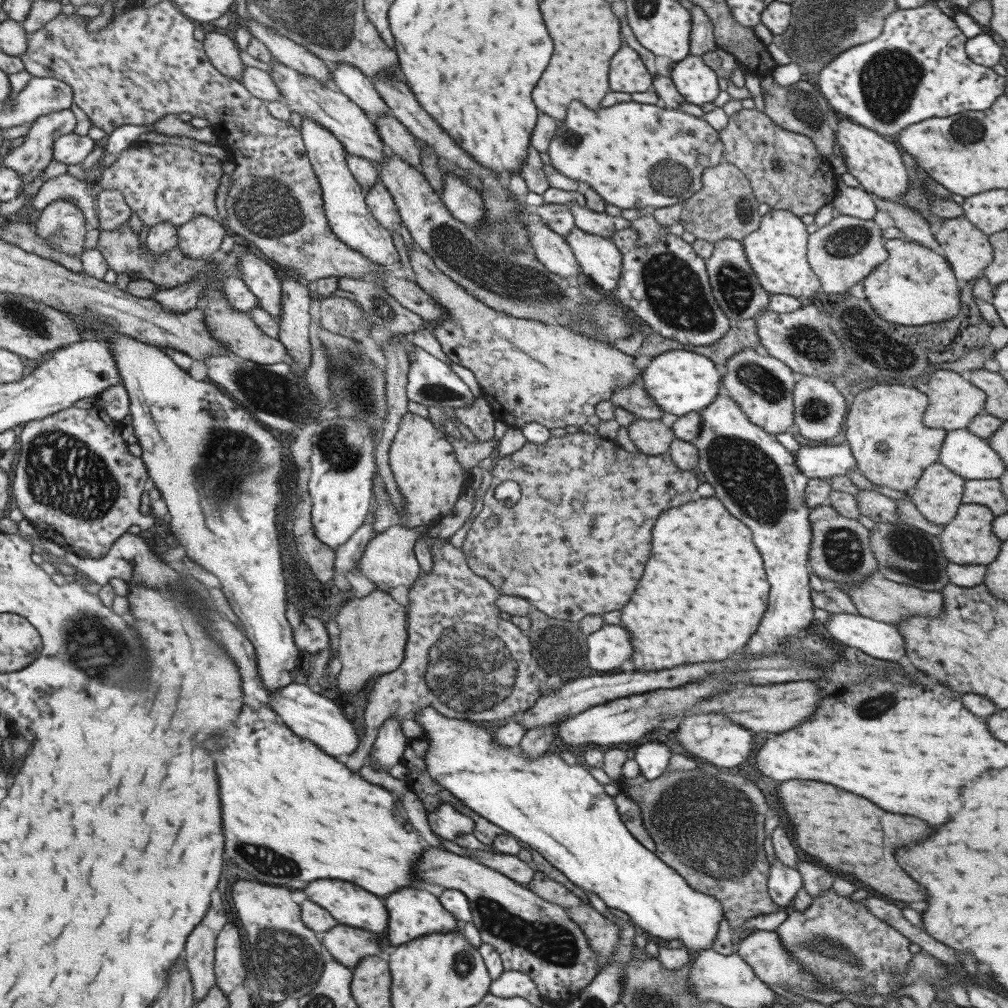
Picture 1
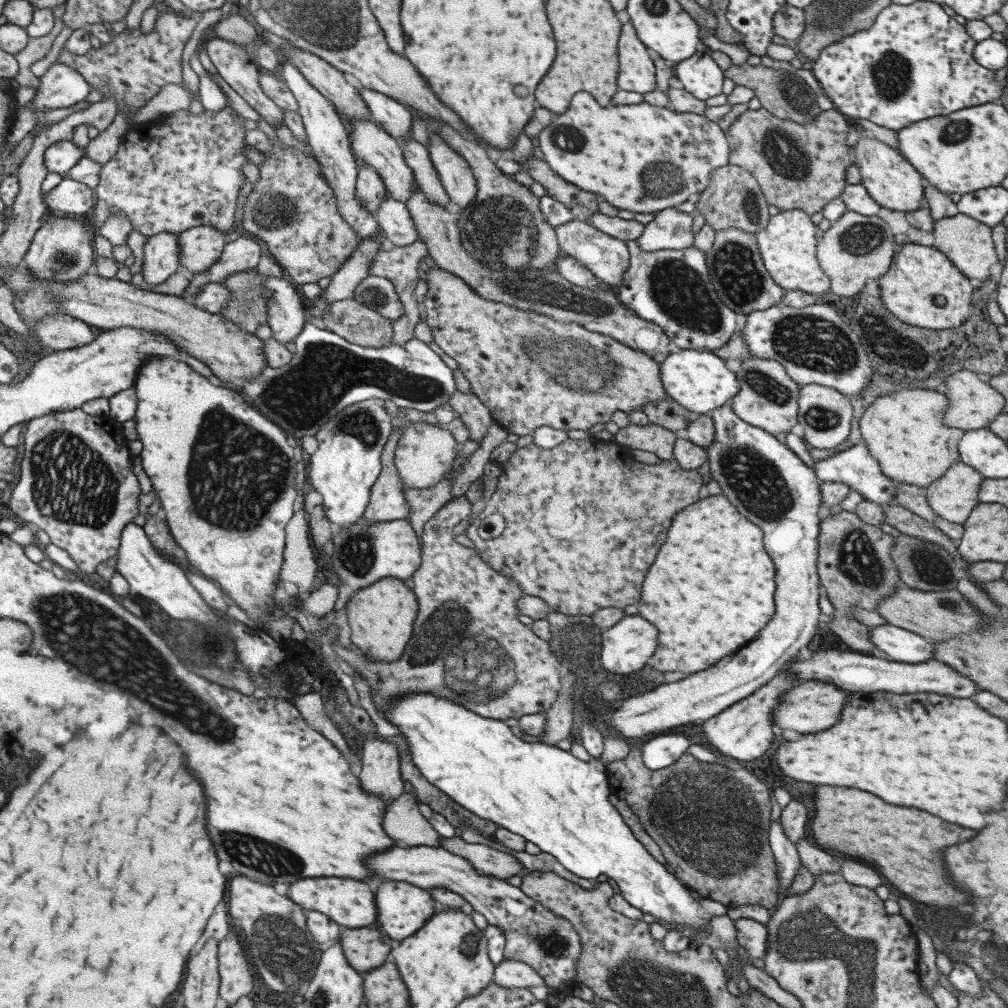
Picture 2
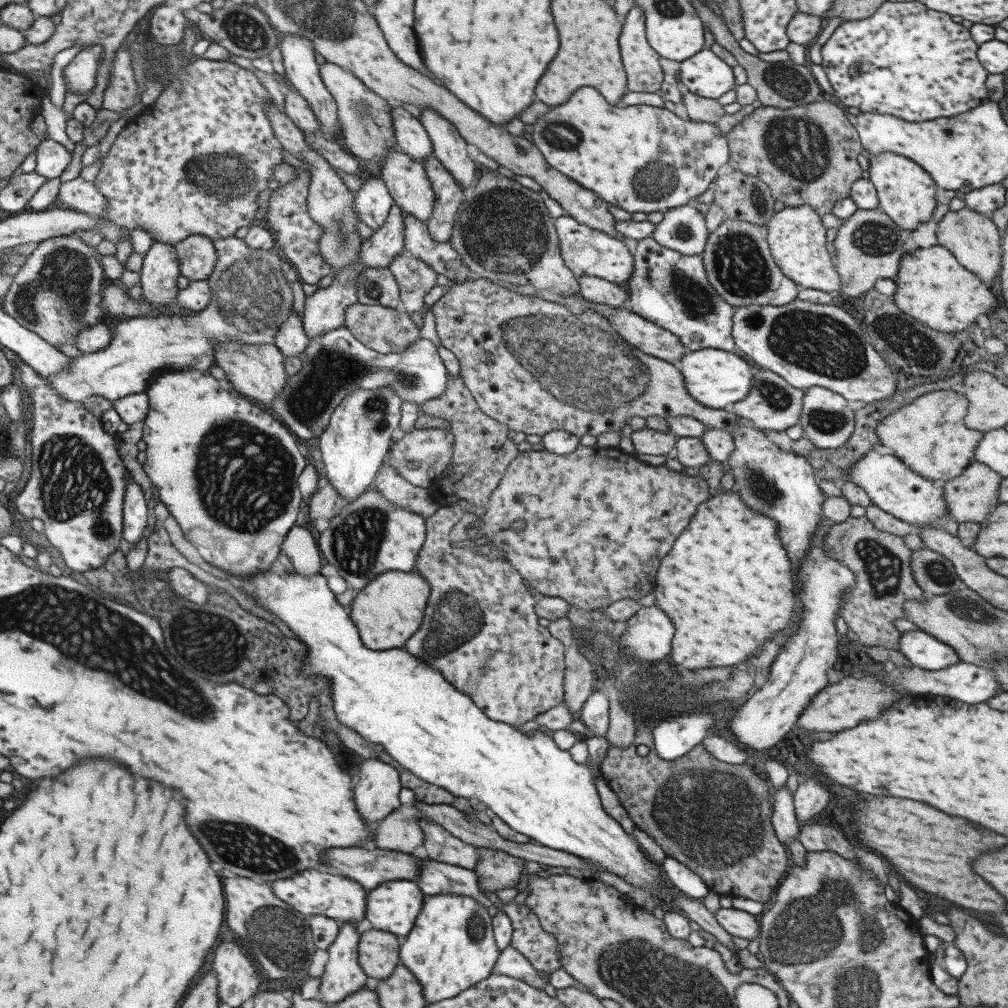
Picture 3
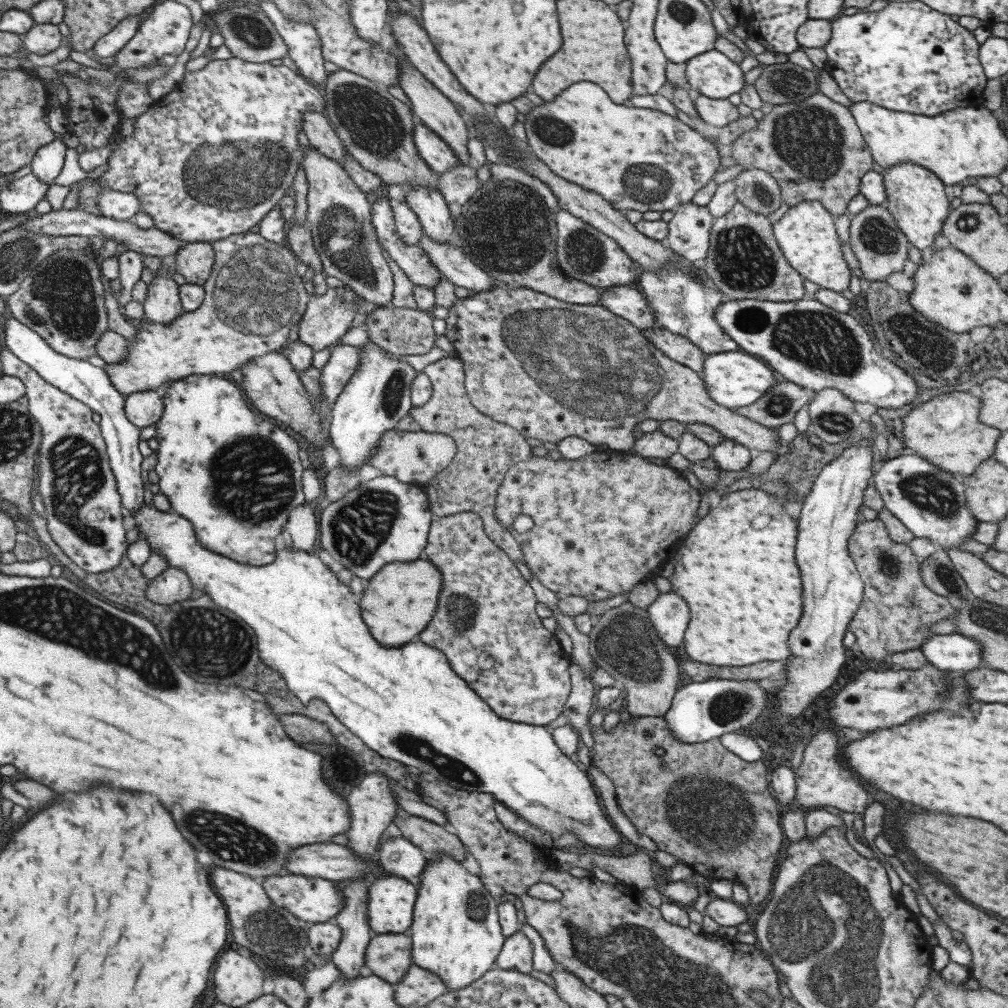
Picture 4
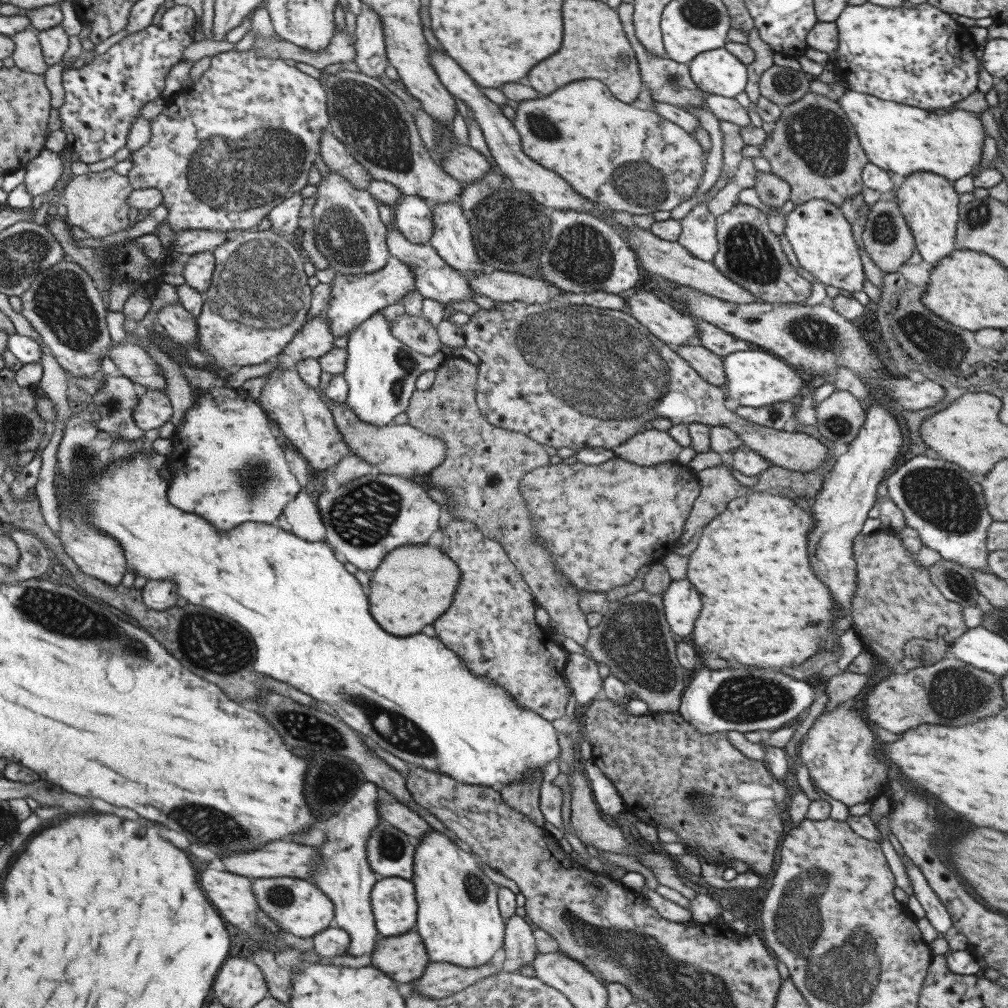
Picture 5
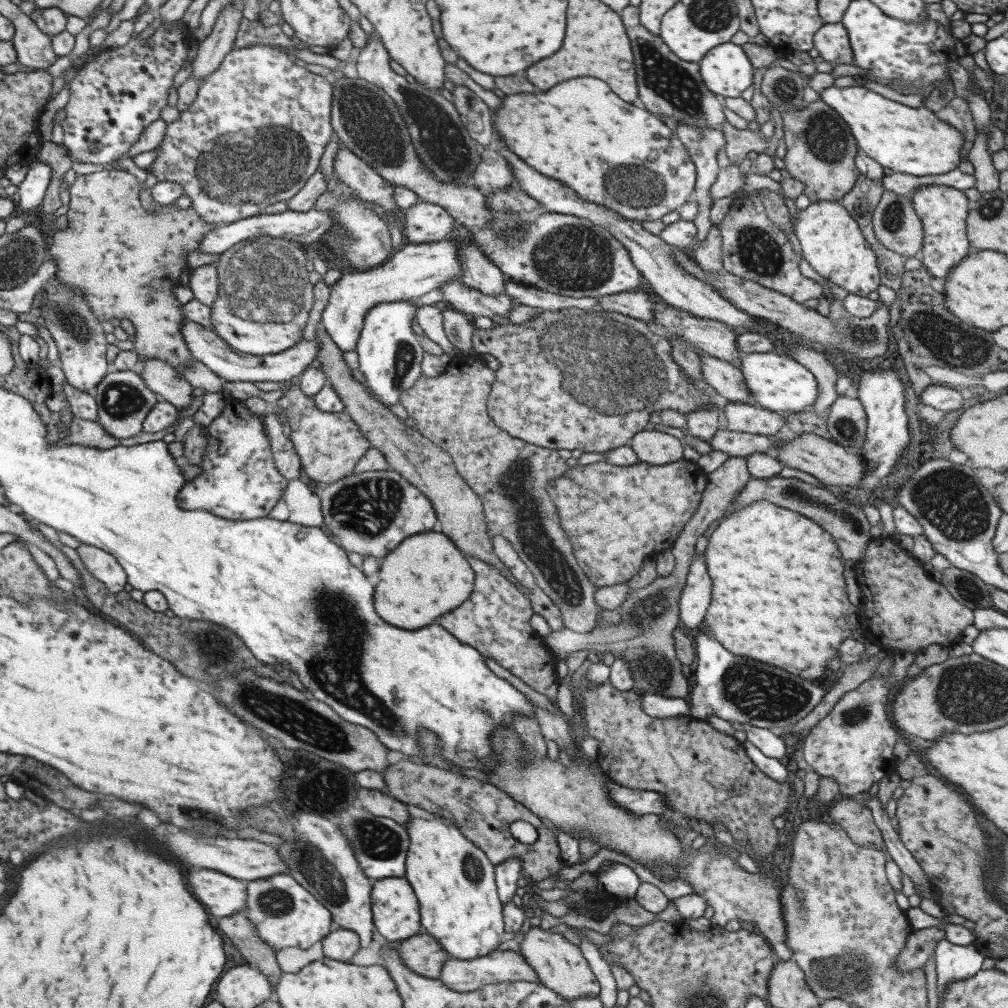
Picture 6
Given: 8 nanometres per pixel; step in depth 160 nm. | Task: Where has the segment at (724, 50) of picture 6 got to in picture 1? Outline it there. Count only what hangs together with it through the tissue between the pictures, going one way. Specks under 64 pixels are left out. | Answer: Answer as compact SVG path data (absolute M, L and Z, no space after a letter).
M687 55L669 69L670 79L684 102L700 106L712 102L717 96L718 72L711 70L702 61L702 55Z

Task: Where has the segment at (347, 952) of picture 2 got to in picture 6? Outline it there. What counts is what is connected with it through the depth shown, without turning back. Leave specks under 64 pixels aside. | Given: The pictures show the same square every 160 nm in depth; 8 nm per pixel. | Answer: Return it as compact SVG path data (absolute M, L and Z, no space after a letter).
M419 932L400 942L395 948L407 968L425 978L438 979L448 957L430 934Z

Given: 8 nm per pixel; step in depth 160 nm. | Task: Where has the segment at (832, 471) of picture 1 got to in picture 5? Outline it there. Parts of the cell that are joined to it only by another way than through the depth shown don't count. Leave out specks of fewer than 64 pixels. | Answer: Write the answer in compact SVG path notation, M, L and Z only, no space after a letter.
M915 456L899 466L885 486L889 500L901 510L906 526L918 532L923 546L970 570L988 571L986 530L992 518L973 475L941 458Z

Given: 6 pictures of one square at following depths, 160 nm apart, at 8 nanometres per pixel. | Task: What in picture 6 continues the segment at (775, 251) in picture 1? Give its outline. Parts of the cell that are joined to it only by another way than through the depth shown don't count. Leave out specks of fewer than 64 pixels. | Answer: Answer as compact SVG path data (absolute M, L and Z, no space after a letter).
M821 200L809 203L793 217L794 234L803 258L826 282L833 282L848 294L866 297L879 288L879 269L875 251L863 238L858 224L838 201Z

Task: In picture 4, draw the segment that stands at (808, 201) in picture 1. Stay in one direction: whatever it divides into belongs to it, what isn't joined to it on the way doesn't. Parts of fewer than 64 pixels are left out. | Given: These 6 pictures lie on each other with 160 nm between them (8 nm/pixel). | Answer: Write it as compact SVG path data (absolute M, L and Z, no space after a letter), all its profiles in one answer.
M815 92L805 100L773 105L770 112L756 121L755 129L738 136L726 147L725 155L745 169L768 172L778 184L782 202L789 207L801 201L817 201L834 216L846 213L847 203L858 193L860 178L875 167L869 149L858 130L850 110Z

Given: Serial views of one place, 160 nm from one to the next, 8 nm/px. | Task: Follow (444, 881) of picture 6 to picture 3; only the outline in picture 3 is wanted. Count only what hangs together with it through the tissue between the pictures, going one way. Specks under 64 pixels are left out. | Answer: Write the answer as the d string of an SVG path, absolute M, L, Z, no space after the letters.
M436 894L424 895L422 907L415 917L411 930L400 944L398 959L406 966L422 988L426 1004L453 998L462 990L477 984L490 975L493 965L500 954L492 933L492 917L487 913L487 902L465 895Z

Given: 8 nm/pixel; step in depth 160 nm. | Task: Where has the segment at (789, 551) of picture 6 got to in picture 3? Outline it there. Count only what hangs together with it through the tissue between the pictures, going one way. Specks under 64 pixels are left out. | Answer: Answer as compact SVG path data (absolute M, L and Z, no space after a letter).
M723 492L697 505L691 526L673 542L669 554L661 560L655 576L655 606L661 608L675 626L671 640L671 660L683 668L733 666L747 660L773 634L783 630L793 612L799 610L793 600L791 564L779 538L775 536L774 520L749 510L740 496Z

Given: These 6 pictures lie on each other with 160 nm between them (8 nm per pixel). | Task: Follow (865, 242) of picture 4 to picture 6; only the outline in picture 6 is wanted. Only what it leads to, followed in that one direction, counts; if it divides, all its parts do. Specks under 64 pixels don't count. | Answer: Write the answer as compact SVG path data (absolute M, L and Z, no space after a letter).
M882 191L872 212L872 229L886 249L907 258L919 255L923 227L912 207L910 196Z

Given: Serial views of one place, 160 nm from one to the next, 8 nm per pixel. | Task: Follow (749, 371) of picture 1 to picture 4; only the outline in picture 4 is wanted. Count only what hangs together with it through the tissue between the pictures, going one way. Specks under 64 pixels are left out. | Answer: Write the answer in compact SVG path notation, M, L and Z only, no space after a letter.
M780 378L767 393L763 394L763 397L733 411L761 426L774 429L781 424L792 422L795 412L807 404L813 394L813 391L805 390L802 386Z

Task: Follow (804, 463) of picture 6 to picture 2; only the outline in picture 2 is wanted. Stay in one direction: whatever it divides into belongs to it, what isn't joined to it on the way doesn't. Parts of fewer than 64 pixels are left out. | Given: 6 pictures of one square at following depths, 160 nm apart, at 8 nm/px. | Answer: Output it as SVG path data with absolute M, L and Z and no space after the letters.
M423 266L422 277L427 284L427 293L425 293L425 298L420 305L423 312L422 319L429 326L433 341L445 355L451 357L457 363L458 370L462 372L462 375L468 380L469 386L471 386L471 393L488 408L492 420L501 428L504 428L505 431L517 434L517 436L531 435L533 430L539 428L539 426L550 426L555 430L564 431L586 431L594 424L609 422L611 415L617 410L624 413L632 410L641 411L642 406L647 405L647 403L669 401L665 399L665 390L663 390L660 379L659 363L646 356L645 353L624 346L622 343L616 342L603 334L584 330L579 326L579 323L556 321L555 319L550 319L550 316L547 315L524 311L502 302L481 298L470 286L467 286L466 282L443 269L431 269Z

